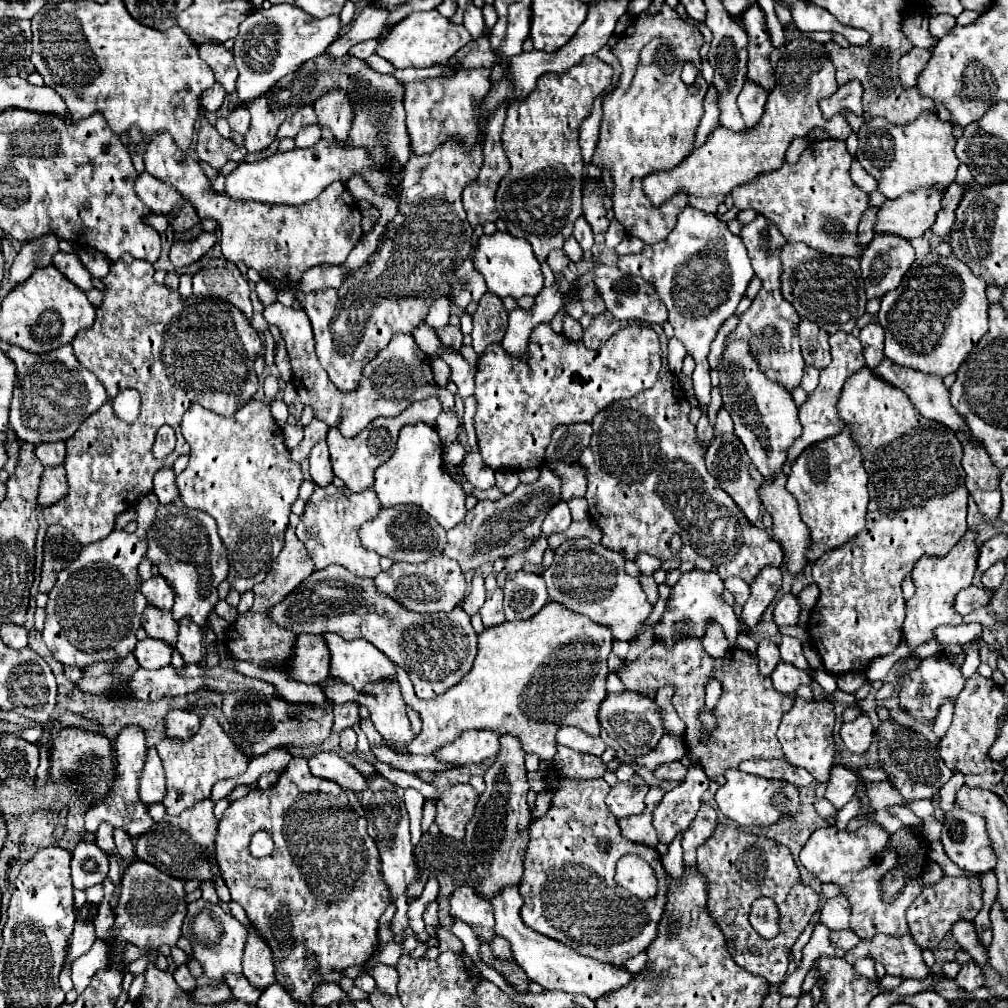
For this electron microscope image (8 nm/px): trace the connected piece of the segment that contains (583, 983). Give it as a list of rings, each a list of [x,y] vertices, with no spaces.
[[[517,887],[503,889],[497,897],[493,897],[491,905],[495,909],[493,931],[511,943],[511,951],[513,951],[517,965],[527,973],[529,979],[539,983],[543,989],[581,993],[581,995],[587,995],[589,999],[595,1001],[605,993],[617,991],[617,989],[633,983],[633,979],[637,977],[637,973],[629,973],[625,967],[617,967],[617,965],[609,965],[609,963],[601,963],[601,961],[583,957],[583,955],[575,953],[573,949],[569,949],[567,945],[529,929],[519,917],[519,909],[523,905],[523,899],[521,899]]]

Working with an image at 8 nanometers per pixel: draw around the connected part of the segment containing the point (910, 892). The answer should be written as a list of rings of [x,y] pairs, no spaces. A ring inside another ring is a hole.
[[[865,825],[857,831],[837,831],[835,827],[815,829],[805,847],[799,853],[801,865],[813,873],[821,883],[835,883],[843,889],[845,897],[849,899],[853,913],[851,913],[851,929],[861,937],[869,939],[877,933],[899,937],[905,935],[905,909],[913,903],[913,897],[921,893],[921,883],[907,881],[901,895],[889,903],[881,899],[881,879],[887,871],[897,865],[897,853],[887,849],[889,833],[879,825]],[[881,855],[883,861],[875,863],[875,857]]]

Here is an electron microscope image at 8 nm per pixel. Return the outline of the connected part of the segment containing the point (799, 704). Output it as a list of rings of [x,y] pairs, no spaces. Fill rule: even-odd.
[[[797,697],[793,707],[785,713],[781,719],[777,739],[783,747],[785,759],[793,763],[795,767],[807,769],[815,781],[829,781],[829,771],[833,767],[833,751],[835,751],[835,741],[833,741],[833,725],[835,725],[835,713],[833,713],[833,703],[823,703],[823,701],[807,701],[803,697]]]

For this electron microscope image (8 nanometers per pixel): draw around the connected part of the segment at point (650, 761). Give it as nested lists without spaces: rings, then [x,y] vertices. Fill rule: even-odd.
[[[664,735],[653,751],[650,751],[644,756],[637,757],[635,763],[654,770],[663,763],[681,760],[685,752],[685,743],[683,743],[681,737]]]

